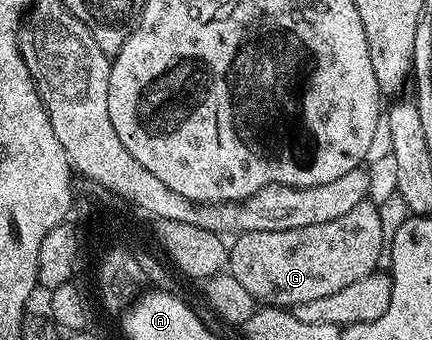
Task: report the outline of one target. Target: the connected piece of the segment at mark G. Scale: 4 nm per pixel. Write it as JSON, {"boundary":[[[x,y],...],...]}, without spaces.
{"boundary":[[[365,201],[354,205],[350,213],[342,213],[334,221],[322,225],[310,225],[298,229],[286,229],[278,233],[246,231],[235,236],[236,244],[231,244],[228,252],[227,270],[246,288],[253,299],[264,305],[294,309],[299,302],[315,301],[318,297],[329,297],[358,282],[360,278],[375,272],[381,266],[380,254],[384,246],[382,241],[382,221],[380,209],[375,202]]]}

